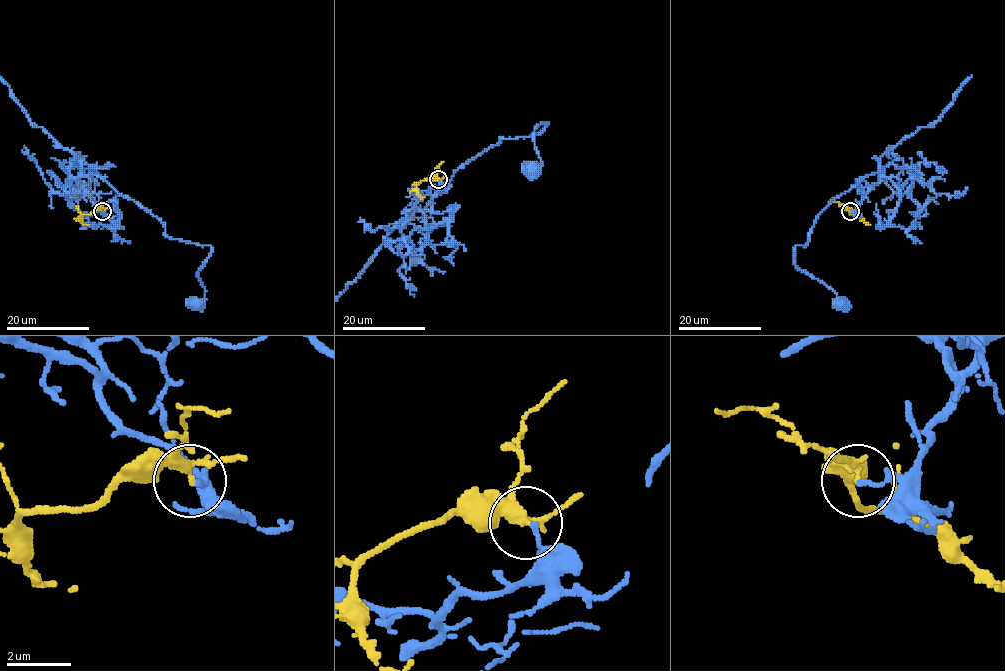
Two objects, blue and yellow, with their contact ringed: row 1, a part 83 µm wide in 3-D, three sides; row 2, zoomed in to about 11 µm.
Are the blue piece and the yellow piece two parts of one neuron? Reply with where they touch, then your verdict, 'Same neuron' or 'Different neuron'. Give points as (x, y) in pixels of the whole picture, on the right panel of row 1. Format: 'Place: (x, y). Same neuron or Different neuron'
Place: (850, 211). Different neuron

